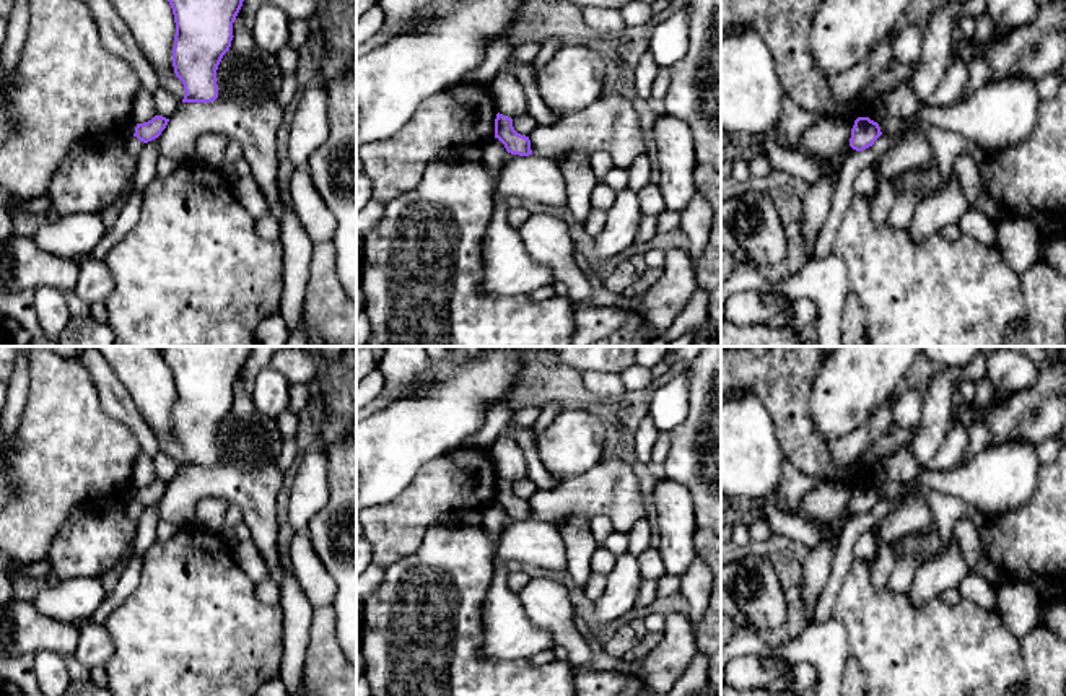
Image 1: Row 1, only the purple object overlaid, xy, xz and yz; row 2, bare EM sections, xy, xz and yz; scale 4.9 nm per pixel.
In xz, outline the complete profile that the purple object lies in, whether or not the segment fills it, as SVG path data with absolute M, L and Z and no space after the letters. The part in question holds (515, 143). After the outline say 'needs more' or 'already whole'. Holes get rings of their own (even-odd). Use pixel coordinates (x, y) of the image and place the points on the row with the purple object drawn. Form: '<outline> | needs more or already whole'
M500 112L495 119L495 138L498 138L511 154L532 154L529 137L518 133L513 127L513 119Z | already whole

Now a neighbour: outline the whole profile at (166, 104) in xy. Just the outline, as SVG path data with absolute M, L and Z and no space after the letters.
M161 88L153 93L153 101L155 101L156 115L163 115L166 119L171 119L182 102L174 94Z

